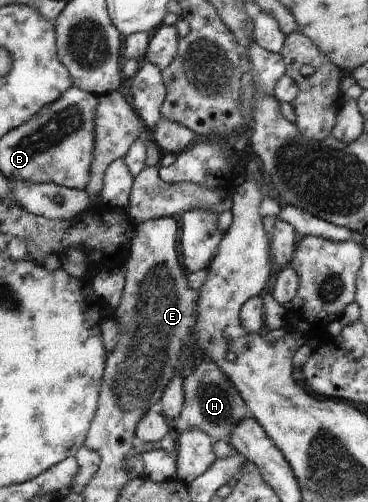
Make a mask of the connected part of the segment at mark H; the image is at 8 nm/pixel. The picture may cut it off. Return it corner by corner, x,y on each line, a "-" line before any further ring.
202,359
190,372
185,374
183,389
185,401
177,427
197,426
210,436
213,443
220,440
228,442
230,431
236,426
236,423
253,416
234,388
232,381
218,368
216,363
210,360

